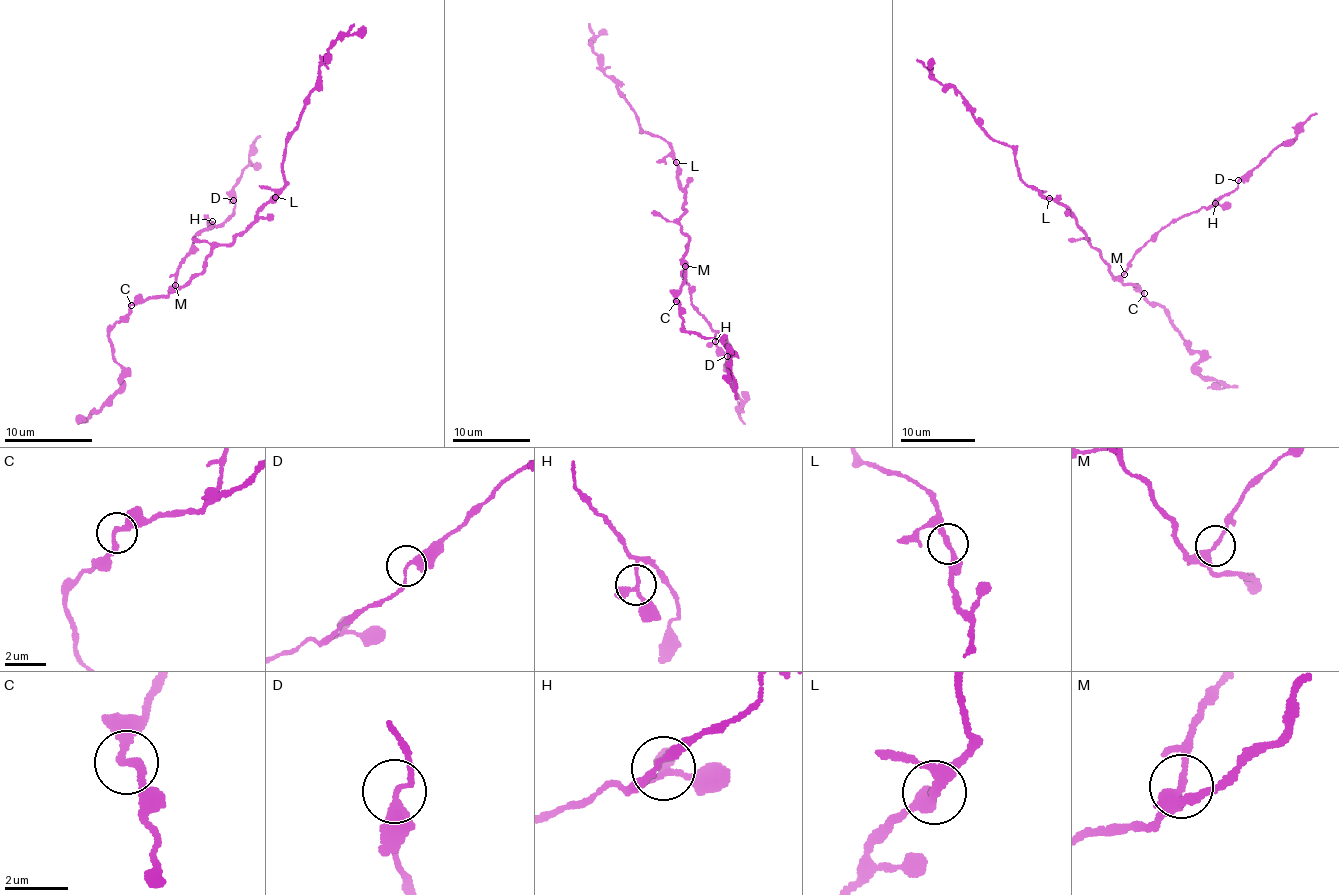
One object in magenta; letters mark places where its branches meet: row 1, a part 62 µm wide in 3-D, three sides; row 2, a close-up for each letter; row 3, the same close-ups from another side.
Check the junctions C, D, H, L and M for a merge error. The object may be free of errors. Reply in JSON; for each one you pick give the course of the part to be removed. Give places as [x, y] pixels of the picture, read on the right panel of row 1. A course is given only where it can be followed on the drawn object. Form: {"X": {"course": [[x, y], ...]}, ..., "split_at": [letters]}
{"split_at": []}

